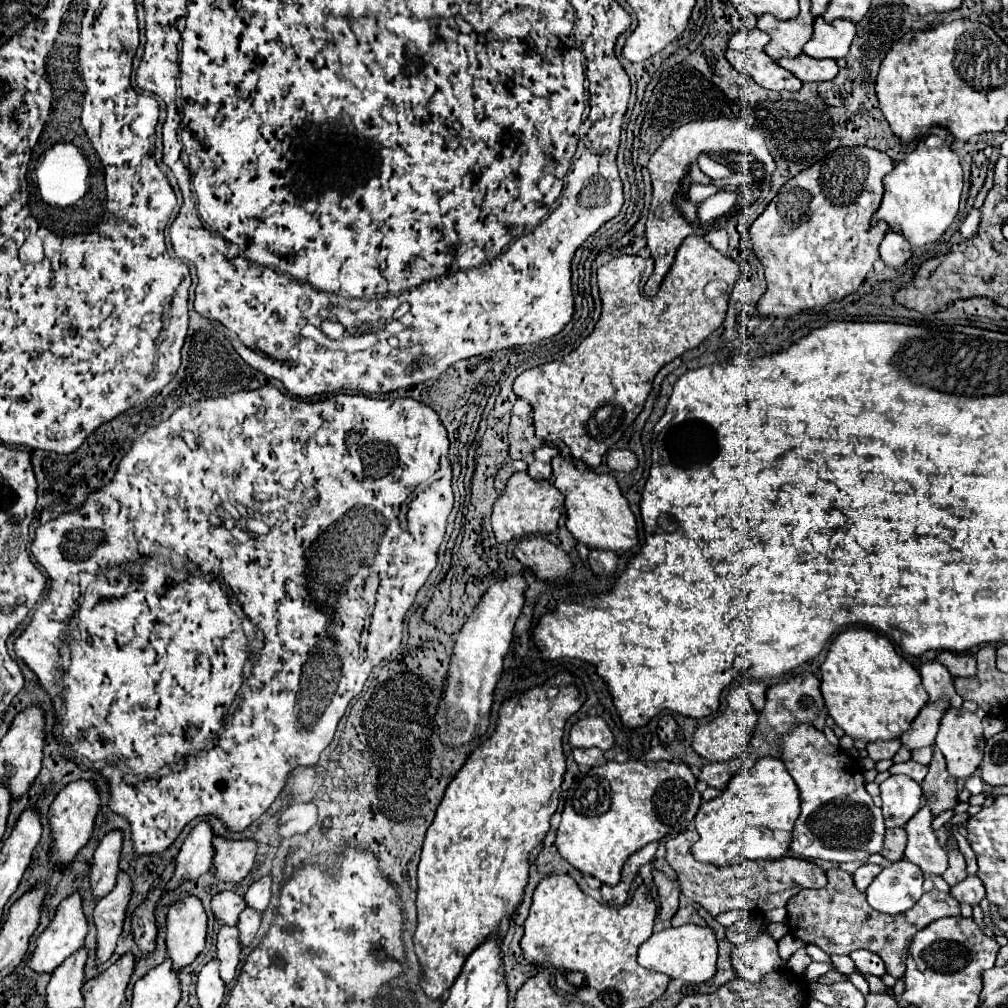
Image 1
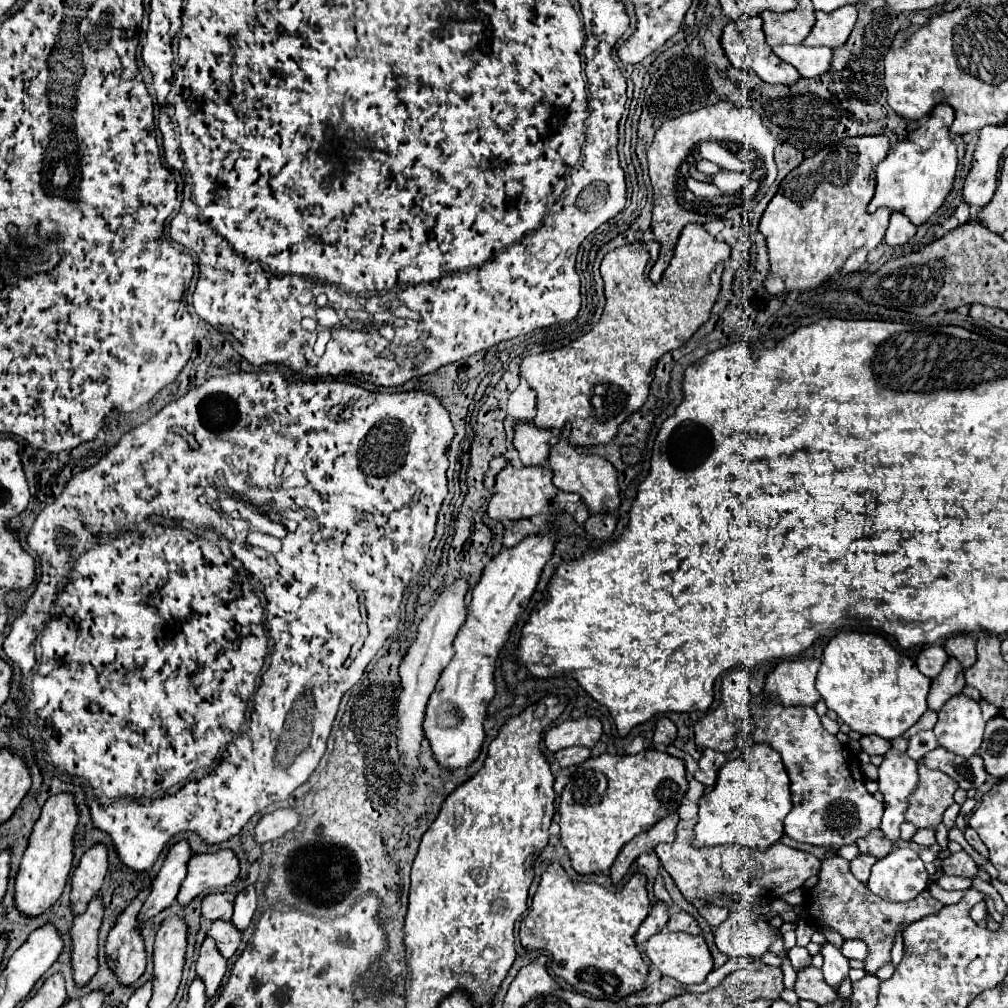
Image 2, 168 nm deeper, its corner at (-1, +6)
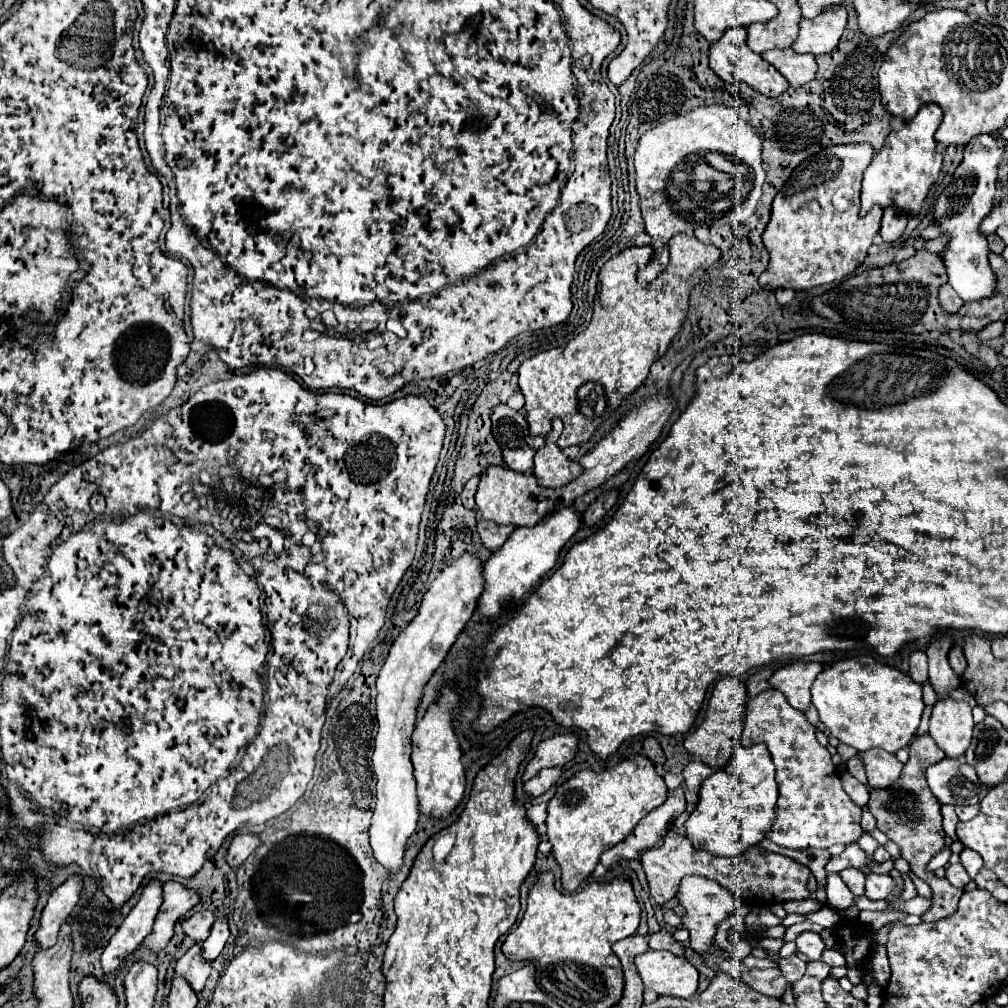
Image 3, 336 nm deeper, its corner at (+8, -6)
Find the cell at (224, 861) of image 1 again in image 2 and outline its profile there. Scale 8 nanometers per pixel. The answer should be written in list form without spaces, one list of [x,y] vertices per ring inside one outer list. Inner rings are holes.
[[[216,850],[206,854],[194,854],[190,858],[188,876],[180,886],[178,904],[186,906],[194,896],[208,888],[230,886],[240,872],[240,860],[234,850]]]

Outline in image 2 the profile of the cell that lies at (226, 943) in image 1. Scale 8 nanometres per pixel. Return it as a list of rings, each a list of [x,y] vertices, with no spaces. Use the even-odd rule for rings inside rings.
[[[208,936],[200,948],[200,956],[196,962],[196,974],[202,976],[206,982],[208,998],[214,998],[218,994],[226,968],[228,968],[228,960],[220,954],[214,938]]]

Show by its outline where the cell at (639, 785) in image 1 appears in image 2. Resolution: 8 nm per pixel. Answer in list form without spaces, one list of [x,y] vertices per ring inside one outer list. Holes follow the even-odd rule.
[[[642,750],[636,756],[610,756],[610,754],[600,754],[596,758],[592,756],[588,762],[580,764],[574,770],[570,782],[566,784],[560,796],[560,808],[558,808],[560,842],[570,854],[572,868],[578,874],[608,872],[622,846],[628,844],[640,832],[650,830],[660,818],[674,814],[680,808],[686,792],[688,792],[688,778],[684,760],[674,758],[666,752]]]

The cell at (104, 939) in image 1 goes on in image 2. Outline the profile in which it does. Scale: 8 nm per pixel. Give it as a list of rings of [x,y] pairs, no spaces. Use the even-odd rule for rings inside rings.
[[[102,896],[90,900],[90,906],[84,914],[74,918],[72,936],[72,966],[74,980],[78,986],[86,984],[98,970],[98,932],[104,920],[104,902]]]

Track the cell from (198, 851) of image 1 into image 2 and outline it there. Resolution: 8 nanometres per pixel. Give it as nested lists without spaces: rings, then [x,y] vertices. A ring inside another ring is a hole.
[[[180,840],[170,848],[166,862],[162,864],[158,876],[152,882],[152,892],[146,898],[146,902],[138,914],[140,922],[146,922],[148,918],[156,916],[160,910],[174,904],[180,884],[188,874],[190,856],[192,856],[192,850],[190,850],[188,840]]]

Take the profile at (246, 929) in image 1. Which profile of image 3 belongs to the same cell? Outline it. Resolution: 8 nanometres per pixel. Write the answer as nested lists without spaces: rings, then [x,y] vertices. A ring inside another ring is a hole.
[[[191,946],[175,964],[175,978],[185,978],[187,984],[195,994],[199,994],[205,986],[205,980],[209,978],[213,966],[211,962],[201,962],[201,950],[199,946]]]

